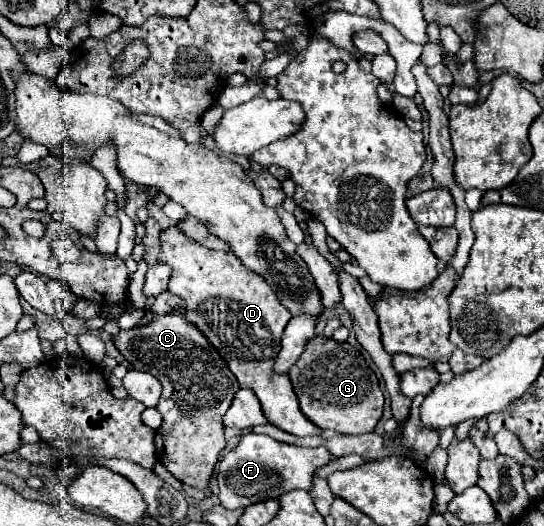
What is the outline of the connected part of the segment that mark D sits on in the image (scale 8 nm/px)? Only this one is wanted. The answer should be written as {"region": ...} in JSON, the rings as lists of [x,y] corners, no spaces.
{"region":[[[175,226],[163,230],[159,262],[173,268],[169,292],[183,300],[187,310],[185,318],[195,322],[195,326],[227,360],[239,386],[255,392],[269,424],[299,438],[315,434],[321,436],[321,428],[309,422],[299,410],[289,376],[279,376],[273,372],[283,328],[291,320],[291,314],[279,304],[275,290],[261,276],[255,276],[255,272],[243,268],[231,252],[199,246]]]}

